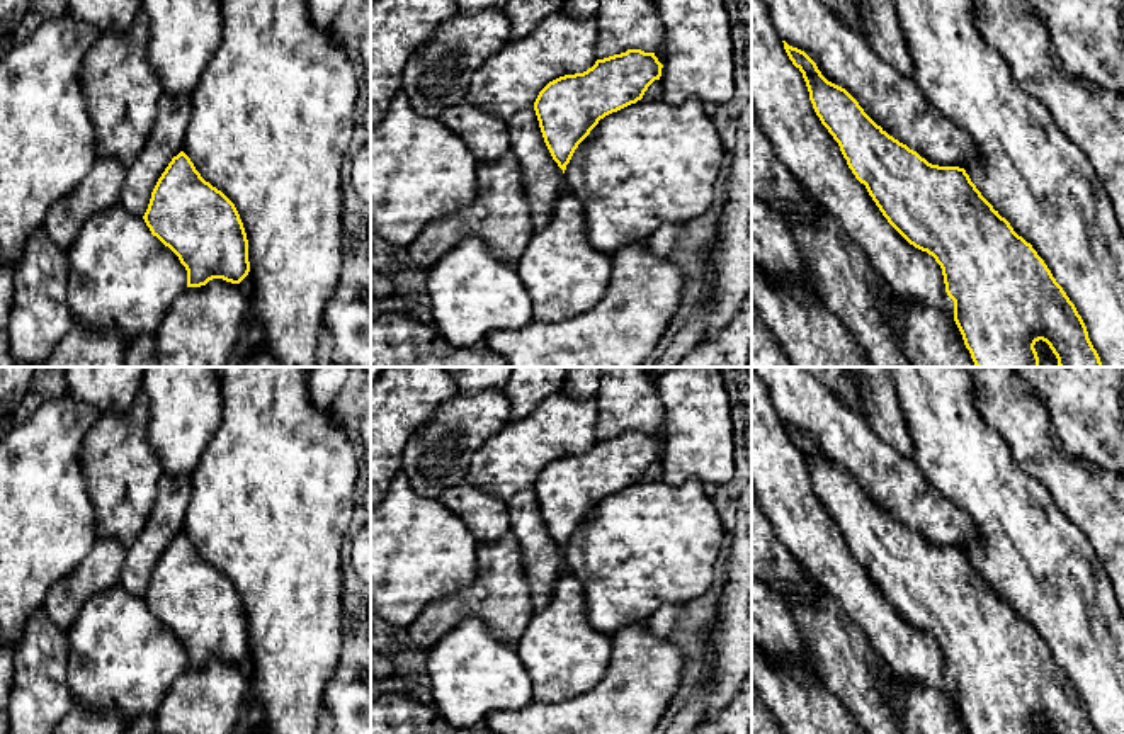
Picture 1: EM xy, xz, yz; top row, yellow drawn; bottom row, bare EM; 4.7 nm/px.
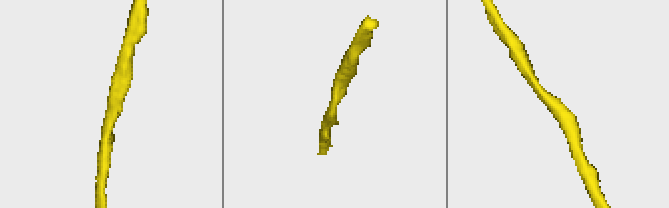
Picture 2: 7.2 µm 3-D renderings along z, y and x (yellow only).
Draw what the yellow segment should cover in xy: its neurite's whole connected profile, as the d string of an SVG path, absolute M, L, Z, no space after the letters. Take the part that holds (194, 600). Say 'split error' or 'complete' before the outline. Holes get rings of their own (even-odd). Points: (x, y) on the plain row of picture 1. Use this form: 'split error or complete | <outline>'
complete | M184 532L158 559L143 600L185 647L187 668L201 668L213 659L240 664L248 656L248 620L235 584L201 557Z

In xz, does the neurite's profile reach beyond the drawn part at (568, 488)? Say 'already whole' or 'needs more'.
already whole

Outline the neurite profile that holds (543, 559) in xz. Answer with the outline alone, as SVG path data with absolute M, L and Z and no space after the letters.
M534 488L520 489L508 501L510 532L515 535L524 561L532 610L542 610L556 581L566 573L565 554L553 540Z

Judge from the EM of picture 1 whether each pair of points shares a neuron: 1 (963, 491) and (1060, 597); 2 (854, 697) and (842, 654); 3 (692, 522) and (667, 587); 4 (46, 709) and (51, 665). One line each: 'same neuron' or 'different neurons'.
1: same neuron
2: same neuron
3: same neuron
4: same neuron

